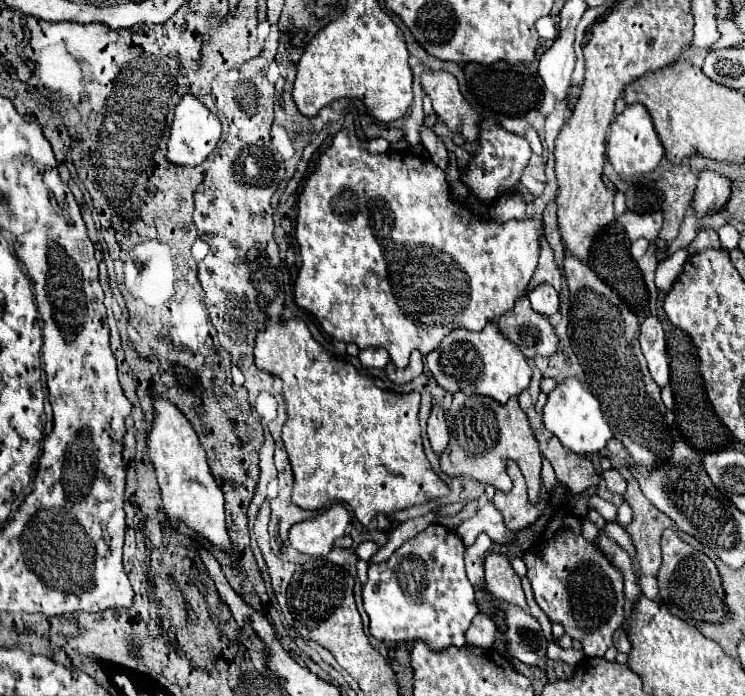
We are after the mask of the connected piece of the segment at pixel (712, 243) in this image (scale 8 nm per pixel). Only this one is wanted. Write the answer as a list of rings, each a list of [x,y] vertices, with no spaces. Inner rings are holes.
[[[702,226],[698,230],[698,234],[696,234],[696,238],[690,242],[688,252],[690,254],[700,254],[700,252],[704,252],[708,248],[722,250],[722,246],[718,246],[718,234],[716,234],[716,230],[710,228],[710,226]]]

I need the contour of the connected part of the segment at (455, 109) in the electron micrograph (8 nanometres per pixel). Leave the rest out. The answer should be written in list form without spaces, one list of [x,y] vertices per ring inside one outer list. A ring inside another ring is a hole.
[[[444,70],[424,72],[420,78],[422,90],[430,96],[436,116],[456,134],[462,134],[468,142],[478,142],[480,116],[466,102],[458,90],[458,80]]]

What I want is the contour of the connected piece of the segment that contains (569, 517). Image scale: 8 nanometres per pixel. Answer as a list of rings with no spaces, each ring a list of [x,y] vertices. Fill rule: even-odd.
[[[556,512],[548,524],[548,538],[524,554],[534,598],[552,622],[560,622],[568,636],[584,646],[586,656],[604,656],[612,646],[612,634],[624,622],[622,574],[610,560],[580,534],[580,518],[572,512]]]

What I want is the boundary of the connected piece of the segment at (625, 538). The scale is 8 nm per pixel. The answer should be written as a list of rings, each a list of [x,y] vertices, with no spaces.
[[[608,522],[608,526],[606,526],[606,530],[604,530],[612,540],[616,540],[630,556],[632,556],[632,562],[634,562],[634,568],[638,570],[638,564],[636,564],[636,560],[634,560],[634,556],[636,556],[636,552],[634,552],[634,544],[632,544],[632,538],[630,538],[630,534],[622,528],[622,526],[618,526],[618,524],[614,524],[614,522]]]

